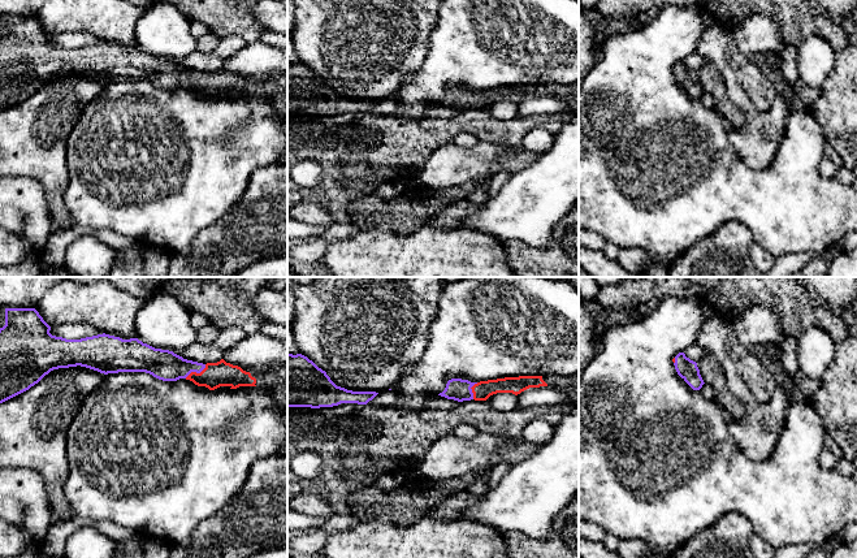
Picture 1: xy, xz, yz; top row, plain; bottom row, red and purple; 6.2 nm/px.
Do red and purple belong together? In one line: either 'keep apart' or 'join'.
join

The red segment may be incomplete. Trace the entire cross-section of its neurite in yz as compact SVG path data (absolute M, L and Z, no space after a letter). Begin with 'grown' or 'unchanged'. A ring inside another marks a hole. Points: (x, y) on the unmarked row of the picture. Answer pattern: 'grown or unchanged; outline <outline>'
grown; outline M679 61L674 68L674 74L678 81L678 83L693 98L700 99L702 94L705 92L700 78L697 75L697 72L691 69L685 65L684 61Z

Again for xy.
grown; outline M5 17L5 34L0 36L0 112L29 99L53 78L86 75L100 82L146 81L163 90L186 87L198 95L215 99L220 95L237 98L257 95L269 98L278 114L287 121L287 74L276 74L264 81L217 72L198 72L183 68L169 59L155 57L138 47L122 48L98 43L81 48L66 48L49 42L51 35L35 17Z

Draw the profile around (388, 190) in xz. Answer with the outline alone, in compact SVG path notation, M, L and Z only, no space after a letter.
M386 179L378 181L372 187L372 194L382 200L394 200L397 196L404 194L410 187L408 181Z

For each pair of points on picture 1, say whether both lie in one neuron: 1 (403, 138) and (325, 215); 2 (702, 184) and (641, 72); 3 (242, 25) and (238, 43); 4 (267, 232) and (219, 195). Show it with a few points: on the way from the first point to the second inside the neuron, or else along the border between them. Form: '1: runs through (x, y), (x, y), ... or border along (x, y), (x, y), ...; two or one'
1: border along (324, 198), (340, 212); two
2: runs through (682, 156), (641, 116), (641, 99); one
3: border along (220, 37), (238, 35), (246, 43); two
4: border along (250, 180), (241, 198), (210, 225); two

